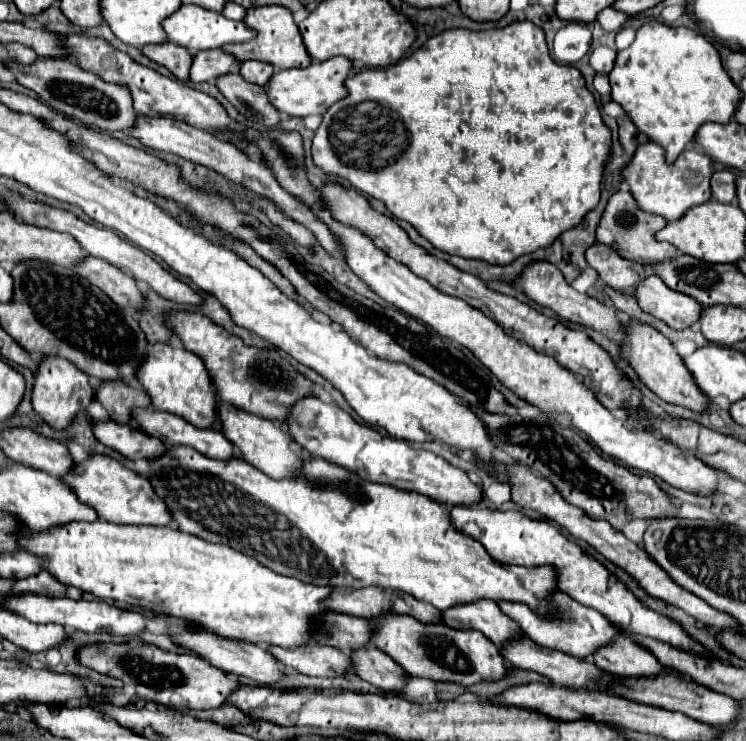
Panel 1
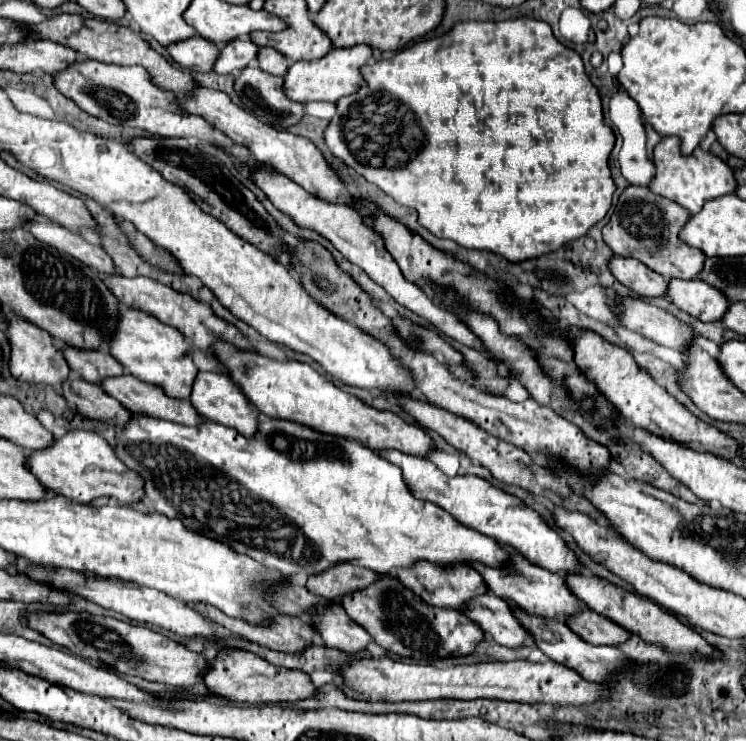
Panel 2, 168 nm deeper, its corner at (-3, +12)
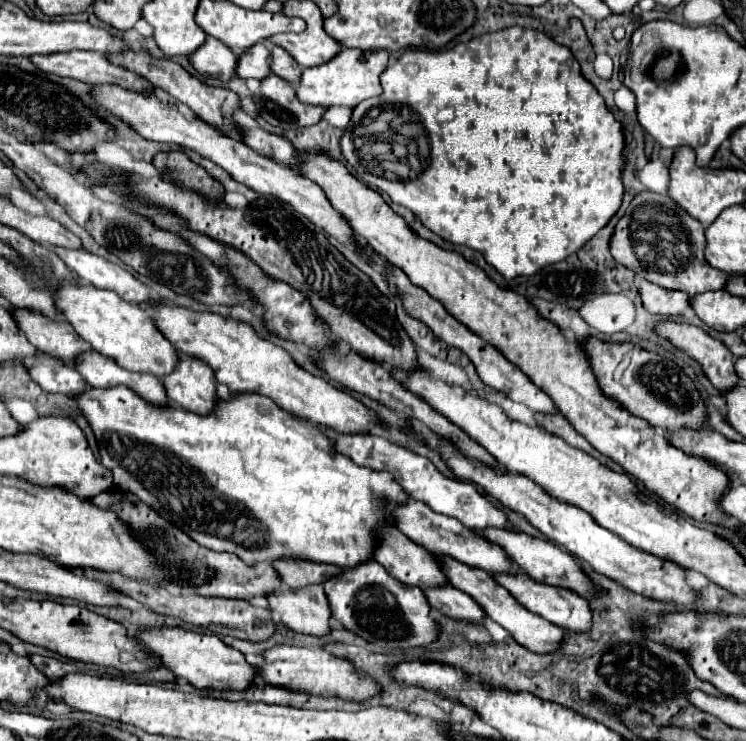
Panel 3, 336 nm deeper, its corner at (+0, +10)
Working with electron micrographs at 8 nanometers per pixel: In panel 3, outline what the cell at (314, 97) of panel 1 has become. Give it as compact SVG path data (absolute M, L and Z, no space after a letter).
M343 48L333 60L321 66L305 68L301 82L297 86L297 98L305 104L317 104L317 106L357 106L359 102L379 96L383 92L379 76L387 68L389 52L387 50L351 50Z

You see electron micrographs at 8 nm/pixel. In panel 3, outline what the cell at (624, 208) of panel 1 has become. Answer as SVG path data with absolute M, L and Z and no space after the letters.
M641 192L629 204L625 216L615 228L611 254L637 276L661 288L683 290L689 296L695 296L707 290L723 290L729 280L725 272L709 266L703 254L705 244L705 226L691 218L677 202L663 194Z

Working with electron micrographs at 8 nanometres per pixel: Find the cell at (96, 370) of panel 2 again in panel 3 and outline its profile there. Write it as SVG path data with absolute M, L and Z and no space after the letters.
M9 306L9 310L25 338L45 354L53 354L69 362L77 354L91 350L91 346L83 338L79 338L65 320L51 320L41 312L33 312L27 308Z

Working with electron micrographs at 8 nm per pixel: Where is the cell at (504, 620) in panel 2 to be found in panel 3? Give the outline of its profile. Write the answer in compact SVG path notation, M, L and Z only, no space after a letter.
M443 586L443 590L423 590L427 602L431 608L439 610L441 614L453 618L453 620L465 620L465 622L479 622L485 612L483 608L473 602L473 598L453 586Z

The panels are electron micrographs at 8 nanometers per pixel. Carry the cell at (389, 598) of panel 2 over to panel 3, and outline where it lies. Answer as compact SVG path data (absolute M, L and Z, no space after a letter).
M375 560L363 562L363 566L355 566L355 570L343 570L341 576L323 582L323 588L333 618L379 648L425 646L437 640L439 626L429 616L431 606L423 592L415 586L399 582Z

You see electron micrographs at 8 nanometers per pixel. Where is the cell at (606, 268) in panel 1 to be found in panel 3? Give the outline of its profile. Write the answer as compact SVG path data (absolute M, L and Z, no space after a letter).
M643 280L639 284L639 288L641 288L643 306L651 314L677 318L691 304L689 294L683 294L679 290L665 290L665 288L659 288L659 286L655 286L655 284L647 282L647 280Z

